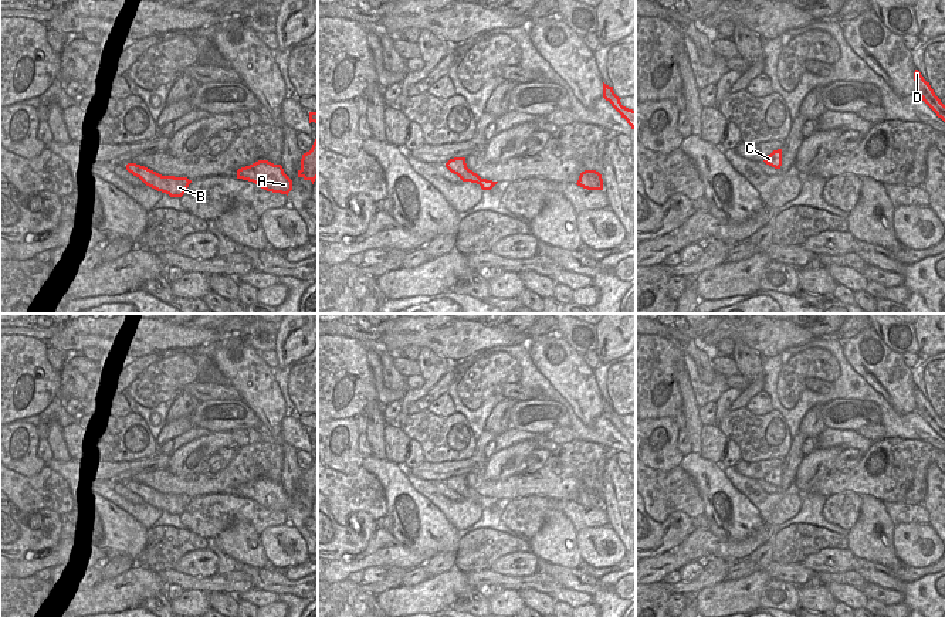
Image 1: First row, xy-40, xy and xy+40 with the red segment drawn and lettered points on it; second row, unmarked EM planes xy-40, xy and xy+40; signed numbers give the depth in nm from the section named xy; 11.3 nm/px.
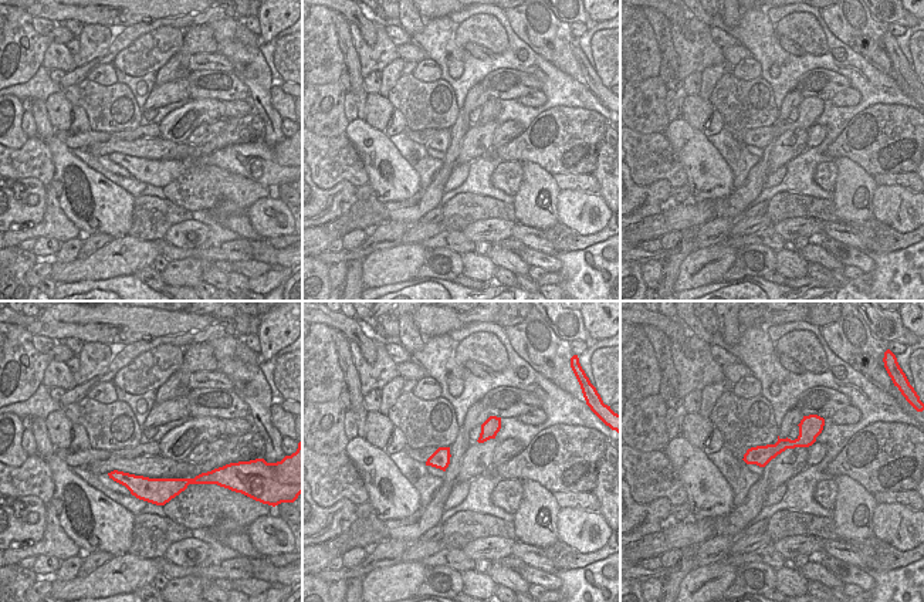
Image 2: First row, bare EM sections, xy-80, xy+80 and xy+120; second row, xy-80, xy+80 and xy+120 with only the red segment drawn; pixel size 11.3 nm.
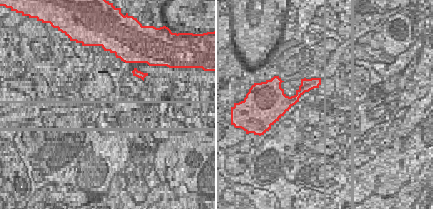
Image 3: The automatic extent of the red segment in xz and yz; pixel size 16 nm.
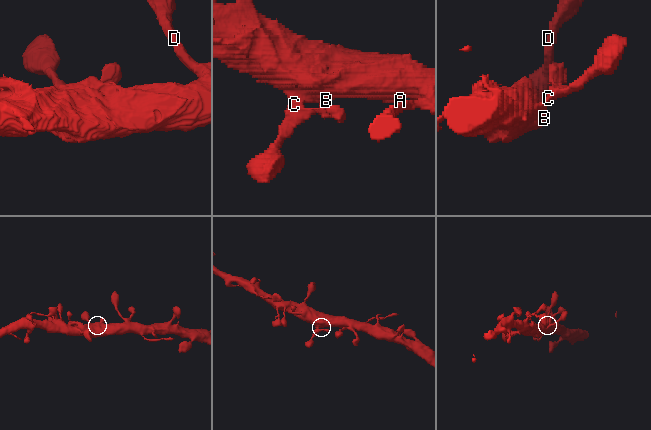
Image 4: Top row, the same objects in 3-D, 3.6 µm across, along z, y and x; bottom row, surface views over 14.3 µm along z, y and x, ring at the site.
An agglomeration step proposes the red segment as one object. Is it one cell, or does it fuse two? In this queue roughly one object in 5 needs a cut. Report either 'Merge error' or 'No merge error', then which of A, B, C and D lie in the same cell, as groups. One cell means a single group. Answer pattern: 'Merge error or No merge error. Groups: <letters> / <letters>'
No merge error. Groups: A B C D.

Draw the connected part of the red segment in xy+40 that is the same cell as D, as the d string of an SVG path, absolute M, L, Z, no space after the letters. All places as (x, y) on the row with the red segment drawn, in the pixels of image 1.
M915 70L914 72L914 81L917 85L918 96L936 113L938 118L941 118L945 122L945 105L935 95L929 82L924 79L918 70Z

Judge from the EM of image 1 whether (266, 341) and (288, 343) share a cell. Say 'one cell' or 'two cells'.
two cells

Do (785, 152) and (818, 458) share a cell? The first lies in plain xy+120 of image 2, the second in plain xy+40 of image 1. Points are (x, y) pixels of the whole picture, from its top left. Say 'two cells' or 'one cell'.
one cell

